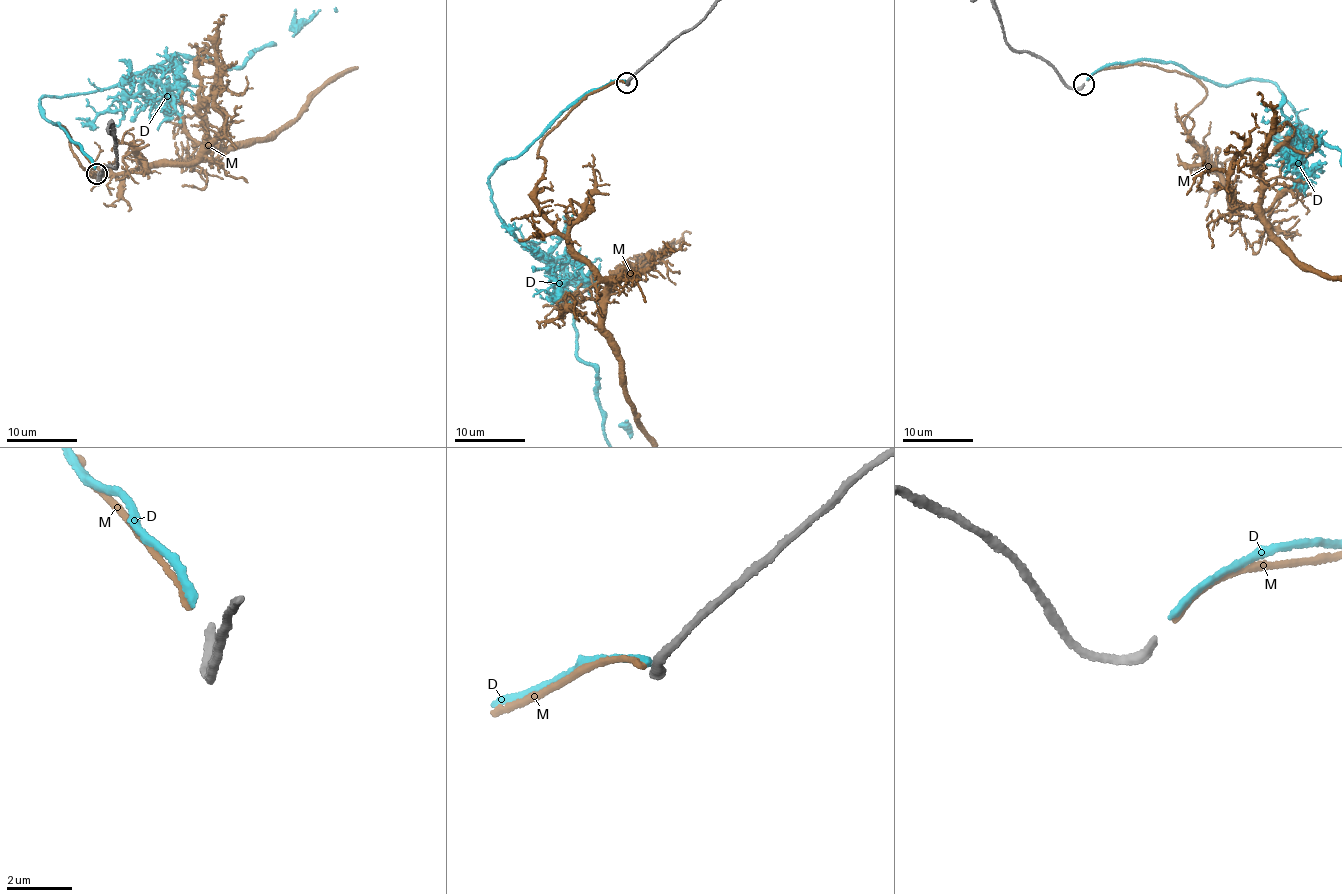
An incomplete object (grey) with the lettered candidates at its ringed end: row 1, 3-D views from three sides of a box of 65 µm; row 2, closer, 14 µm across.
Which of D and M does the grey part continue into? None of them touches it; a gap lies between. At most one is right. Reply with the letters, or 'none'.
M

